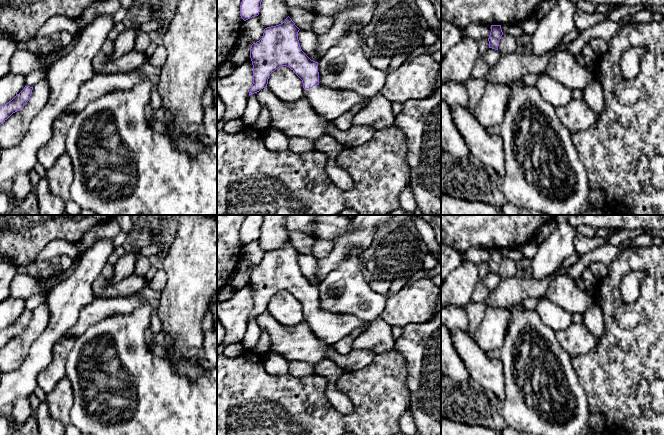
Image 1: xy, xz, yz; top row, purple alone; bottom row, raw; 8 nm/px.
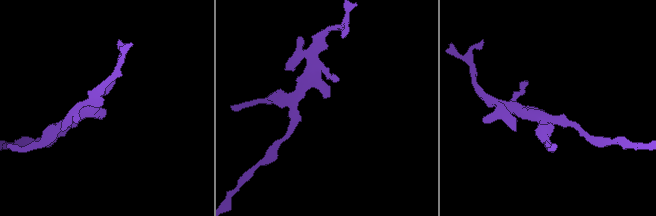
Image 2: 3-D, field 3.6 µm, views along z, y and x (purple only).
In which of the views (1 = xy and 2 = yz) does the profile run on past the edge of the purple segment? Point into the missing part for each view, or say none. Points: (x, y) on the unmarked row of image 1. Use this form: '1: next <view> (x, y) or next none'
1: next none
2: next none

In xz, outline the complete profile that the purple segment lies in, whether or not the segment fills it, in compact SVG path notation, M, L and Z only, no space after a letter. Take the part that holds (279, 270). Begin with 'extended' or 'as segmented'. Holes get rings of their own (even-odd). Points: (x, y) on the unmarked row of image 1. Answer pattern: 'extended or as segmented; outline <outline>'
extended; outline M288 240L283 247L265 252L262 262L251 269L253 308L249 320L267 311L272 296L287 290L302 304L305 322L324 343L333 346L356 328L367 331L369 322L353 315L331 313L319 308L318 286L302 275L299 254Z

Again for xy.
as segmented; outline M25 310L11 325L0 329L0 349L3 348L13 337L23 332L30 323L33 311Z

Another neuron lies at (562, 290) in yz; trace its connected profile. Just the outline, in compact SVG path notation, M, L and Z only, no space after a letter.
M567 272L550 278L545 297L570 314L584 314L593 302L587 291L581 291Z

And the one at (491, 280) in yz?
M488 272L486 277L483 279L485 286L487 287L489 293L497 287L500 281L500 276L498 274Z

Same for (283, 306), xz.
M287 290L270 298L267 311L283 326L294 327L305 322L302 304Z

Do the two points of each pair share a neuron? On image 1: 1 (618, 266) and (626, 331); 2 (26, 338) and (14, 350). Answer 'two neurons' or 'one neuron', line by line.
1: one neuron
2: one neuron

